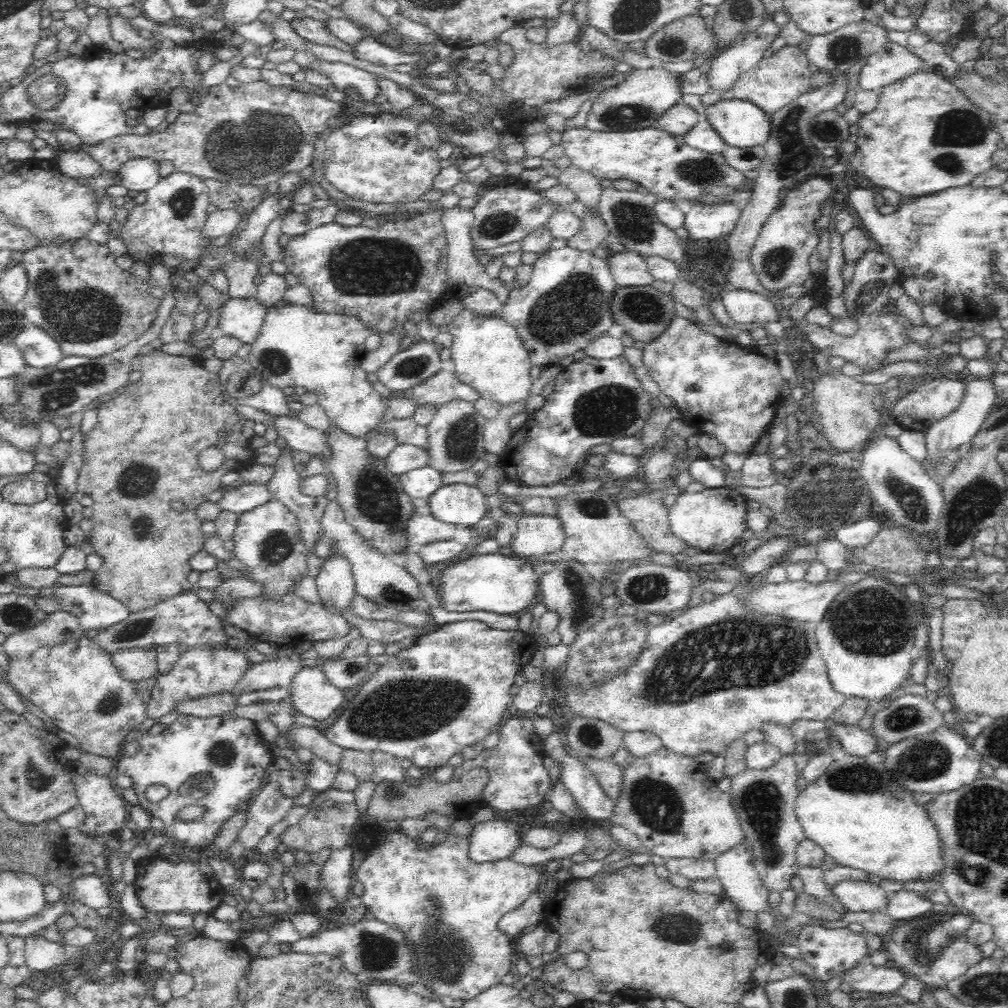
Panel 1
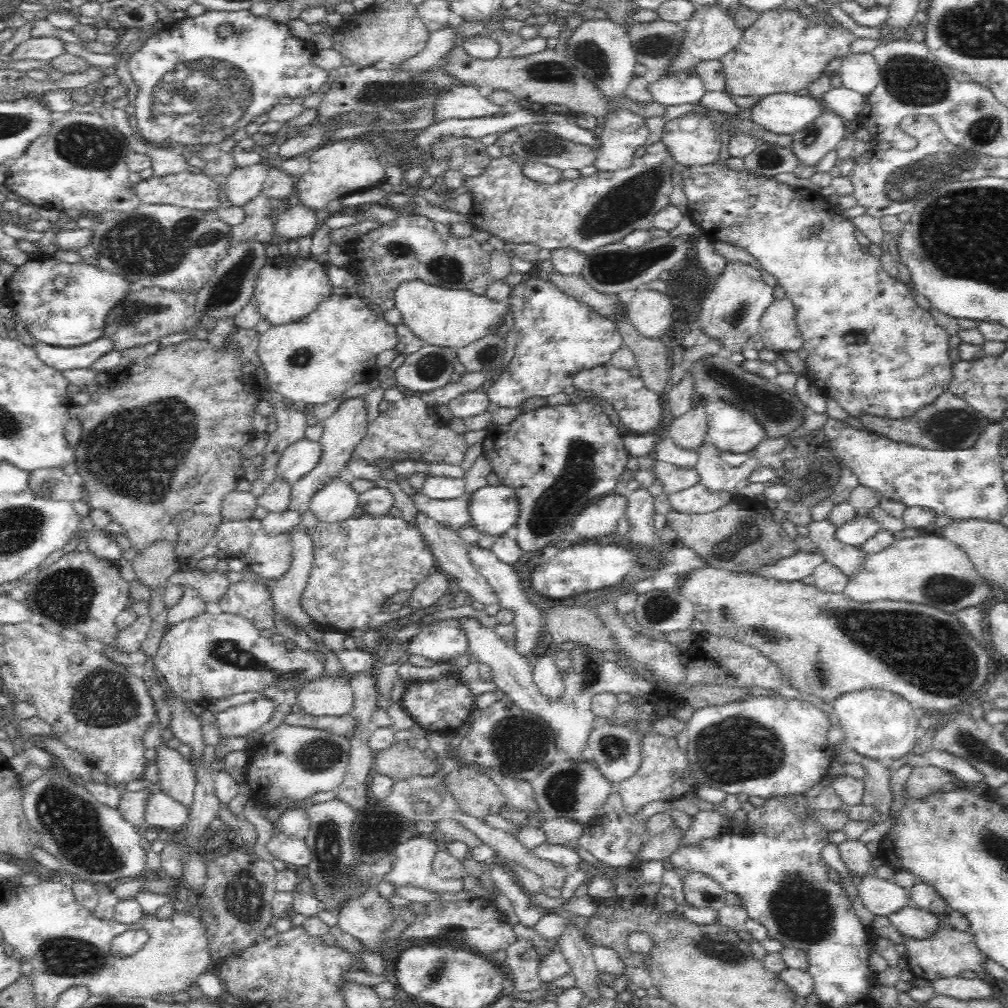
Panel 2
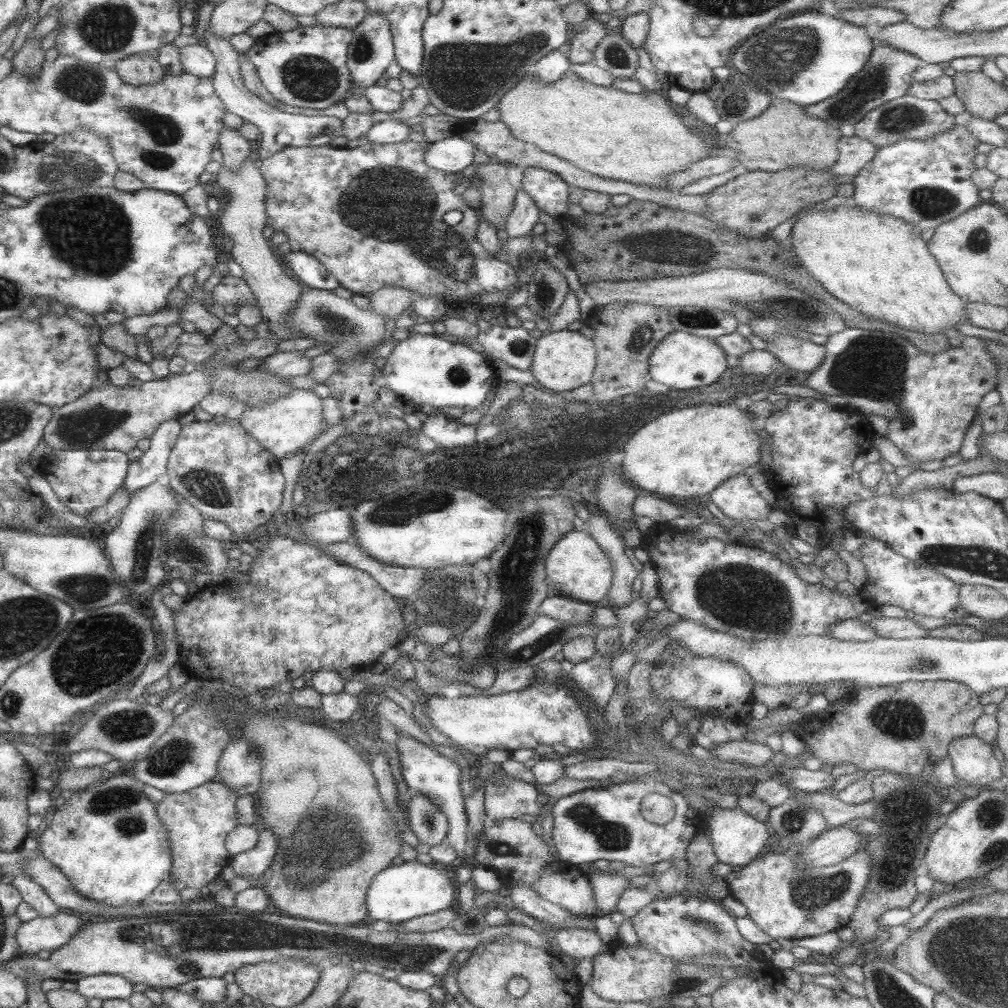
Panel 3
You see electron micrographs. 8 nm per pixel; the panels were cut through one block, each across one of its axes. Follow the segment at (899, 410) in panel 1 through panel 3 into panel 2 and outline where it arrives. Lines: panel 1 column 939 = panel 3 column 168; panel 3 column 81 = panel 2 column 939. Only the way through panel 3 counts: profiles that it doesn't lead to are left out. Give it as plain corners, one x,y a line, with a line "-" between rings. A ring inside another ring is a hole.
950,390
942,392
932,404
916,410
912,416
908,416
904,420
888,420
888,418
880,418
880,416
862,414
860,422
862,422
864,430
872,432
874,436
882,436
882,438
888,438
892,442
902,442
902,444
910,444
910,446
928,448
928,450
972,448
976,444
978,436
990,424
990,420
984,414
974,410
966,400
958,398

